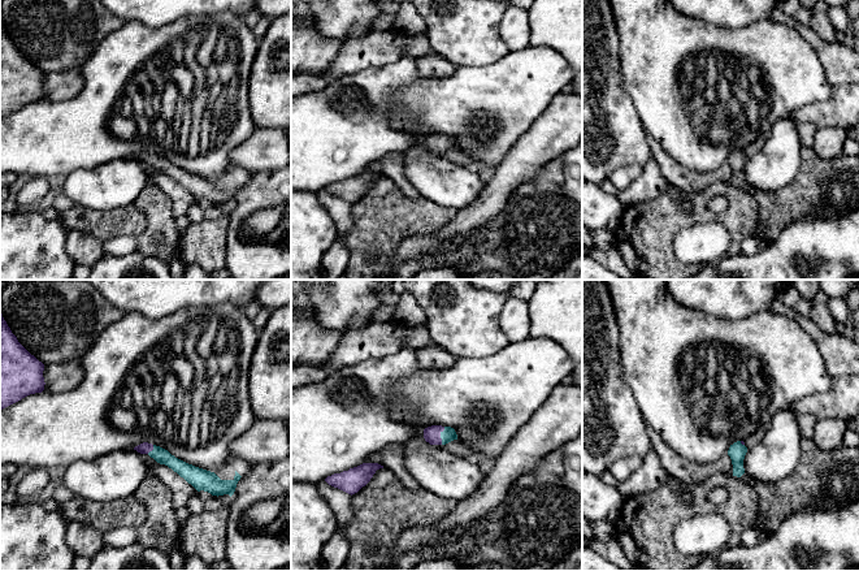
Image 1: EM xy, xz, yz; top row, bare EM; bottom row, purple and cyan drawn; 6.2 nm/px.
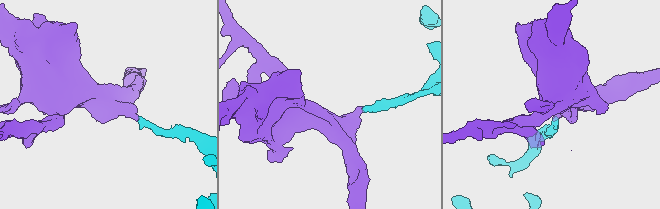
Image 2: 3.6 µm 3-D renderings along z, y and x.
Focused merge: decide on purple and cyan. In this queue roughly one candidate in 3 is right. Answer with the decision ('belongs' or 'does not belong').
belongs

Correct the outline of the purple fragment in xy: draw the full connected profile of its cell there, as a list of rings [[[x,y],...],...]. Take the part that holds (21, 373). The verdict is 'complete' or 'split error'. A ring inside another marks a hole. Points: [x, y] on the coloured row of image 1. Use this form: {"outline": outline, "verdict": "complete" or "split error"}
{"outline": [[[0,306],[0,410],[44,390],[44,364],[12,333]]], "verdict": "complete"}

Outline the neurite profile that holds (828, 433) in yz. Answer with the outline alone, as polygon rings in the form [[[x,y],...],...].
[[[819,419],[815,423],[814,441],[819,449],[830,451],[842,446],[849,423],[841,419]]]

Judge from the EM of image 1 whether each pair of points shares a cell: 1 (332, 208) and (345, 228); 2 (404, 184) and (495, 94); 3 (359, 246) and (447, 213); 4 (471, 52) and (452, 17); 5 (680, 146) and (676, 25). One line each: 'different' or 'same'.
1: same
2: different
3: same
4: same
5: same

